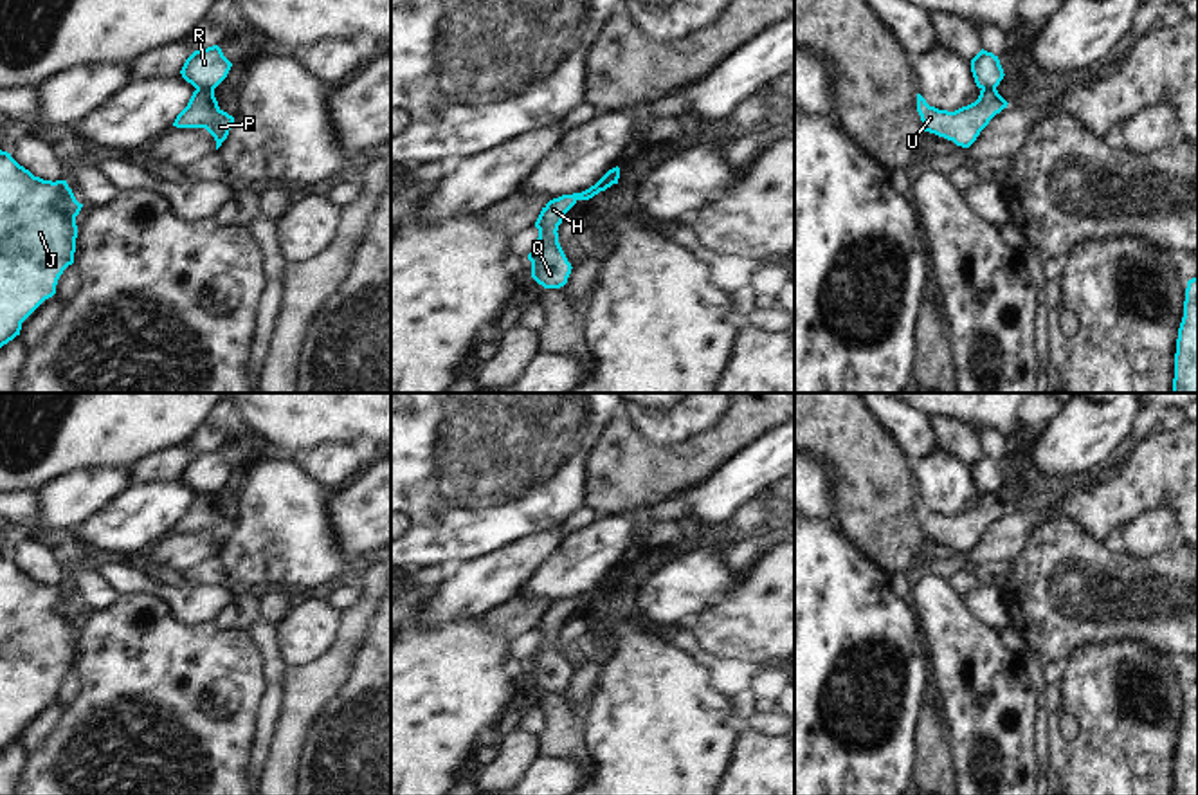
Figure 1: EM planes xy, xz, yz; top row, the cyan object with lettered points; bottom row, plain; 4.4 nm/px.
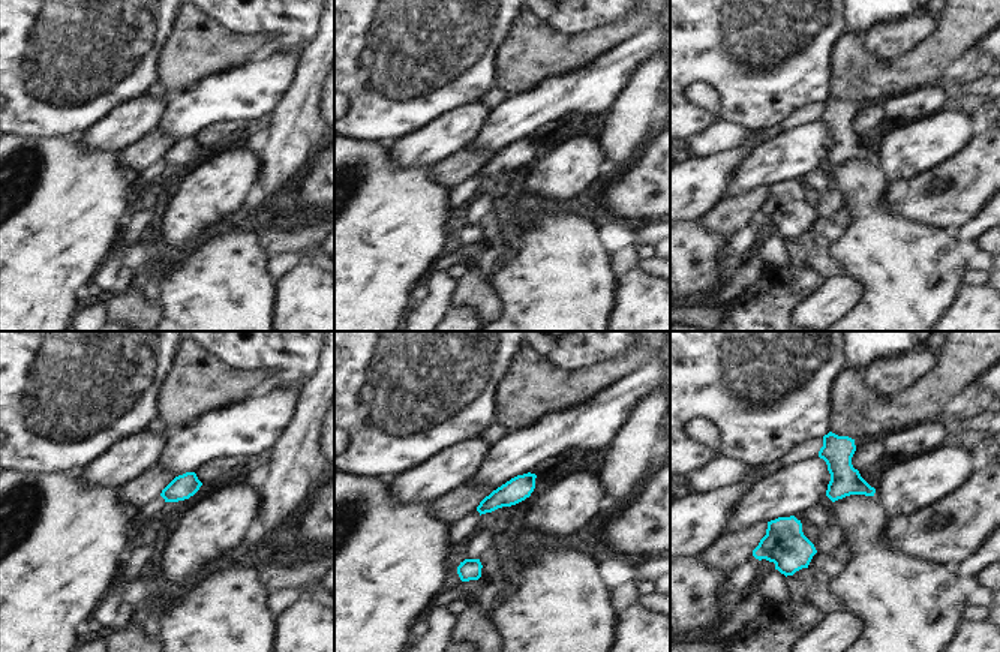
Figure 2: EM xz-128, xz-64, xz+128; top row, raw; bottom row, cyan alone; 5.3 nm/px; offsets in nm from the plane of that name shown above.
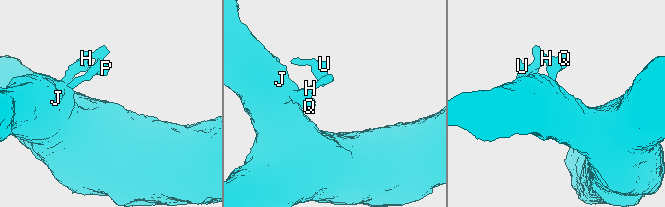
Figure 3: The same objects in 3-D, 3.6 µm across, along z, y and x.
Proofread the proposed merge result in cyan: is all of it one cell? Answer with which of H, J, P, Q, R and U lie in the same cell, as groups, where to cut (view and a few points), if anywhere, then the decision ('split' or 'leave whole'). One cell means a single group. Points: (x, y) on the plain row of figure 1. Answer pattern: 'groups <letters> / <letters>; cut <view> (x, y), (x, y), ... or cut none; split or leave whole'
groups H J Q R / P U; cut xy (197, 491), (208, 491), (213, 496); split

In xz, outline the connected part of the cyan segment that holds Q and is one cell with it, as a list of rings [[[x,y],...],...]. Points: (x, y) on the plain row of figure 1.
[[[591,589],[582,597],[553,602],[542,611],[535,626],[535,631],[539,633],[539,642],[533,654],[528,658],[528,663],[531,665],[531,681],[544,692],[560,692],[567,687],[573,671],[558,647],[557,635],[566,617],[578,604],[589,604],[594,599],[598,597],[594,589]]]

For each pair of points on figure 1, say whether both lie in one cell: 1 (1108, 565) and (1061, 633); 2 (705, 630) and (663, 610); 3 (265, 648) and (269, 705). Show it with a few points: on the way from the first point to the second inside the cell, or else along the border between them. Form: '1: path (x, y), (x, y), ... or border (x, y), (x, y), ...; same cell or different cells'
1: path (1092, 581), (1061, 612), (1061, 617); same cell
2: border (721, 595), (683, 626); different cells
3: path (271, 662), (271, 691); same cell

